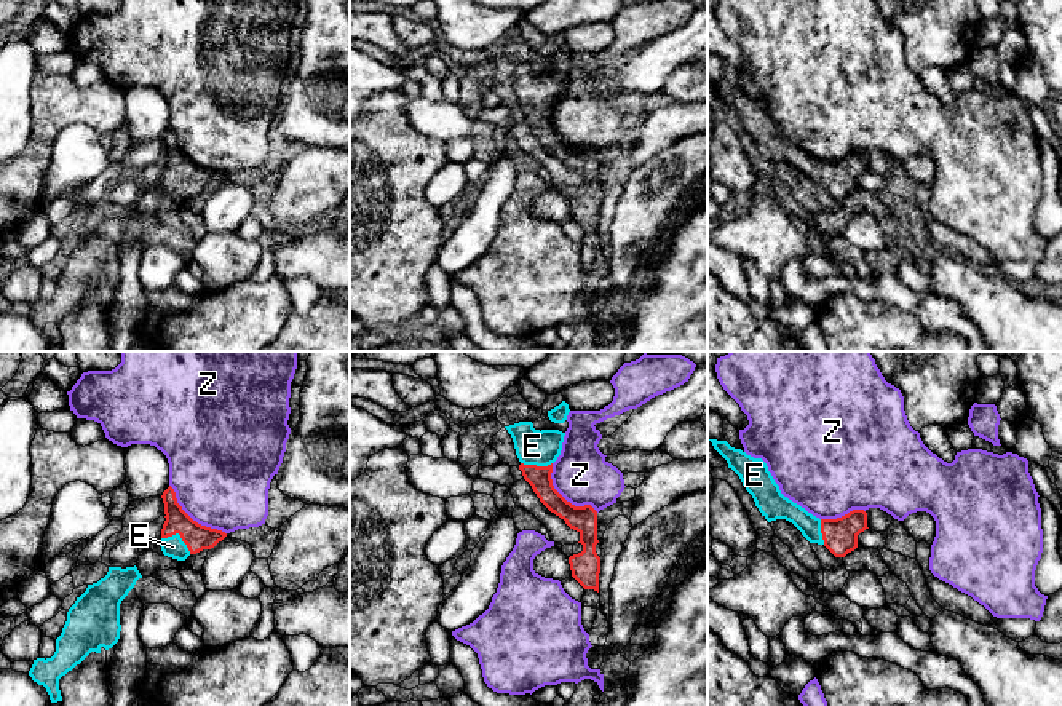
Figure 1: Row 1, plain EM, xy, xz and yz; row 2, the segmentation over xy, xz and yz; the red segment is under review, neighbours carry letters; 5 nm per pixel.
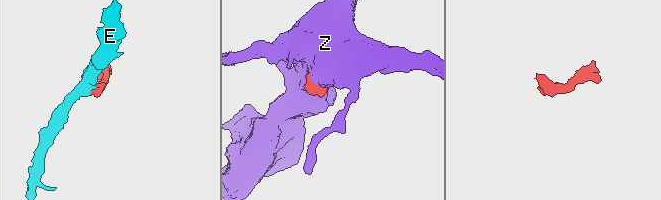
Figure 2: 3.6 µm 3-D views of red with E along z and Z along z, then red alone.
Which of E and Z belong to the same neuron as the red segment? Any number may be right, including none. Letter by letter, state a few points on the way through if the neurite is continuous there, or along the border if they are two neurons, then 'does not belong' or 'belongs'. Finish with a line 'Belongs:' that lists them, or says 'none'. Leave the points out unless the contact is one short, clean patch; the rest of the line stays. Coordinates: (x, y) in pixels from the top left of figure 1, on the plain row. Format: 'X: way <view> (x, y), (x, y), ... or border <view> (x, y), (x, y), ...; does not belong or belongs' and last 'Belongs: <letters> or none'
E: way xy (197, 179), (179, 176), (173, 189); belongs
Z: does not belong
Belongs: E

